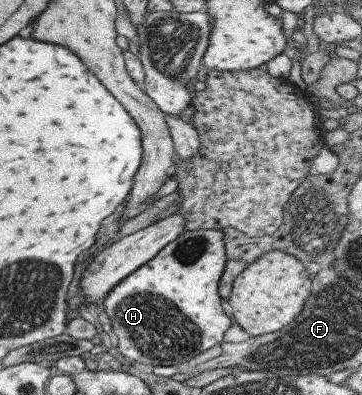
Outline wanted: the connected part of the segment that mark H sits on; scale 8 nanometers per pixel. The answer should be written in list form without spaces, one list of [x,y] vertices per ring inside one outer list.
[[[184,230],[179,237],[162,247],[152,259],[110,288],[102,299],[103,307],[110,319],[111,337],[124,359],[153,367],[176,367],[222,342],[224,331],[232,323],[217,288],[226,260],[220,230]]]

